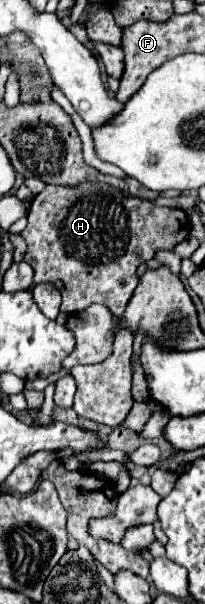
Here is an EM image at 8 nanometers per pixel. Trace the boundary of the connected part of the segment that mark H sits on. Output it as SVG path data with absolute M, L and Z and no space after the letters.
M80 183L74 187L46 185L44 191L32 199L28 225L20 235L28 243L24 261L34 269L34 281L48 281L62 293L60 311L78 313L92 303L102 303L114 317L120 317L140 281L136 275L138 265L150 261L158 249L174 249L174 245L188 237L188 231L188 217L180 209L156 207L110 185Z

